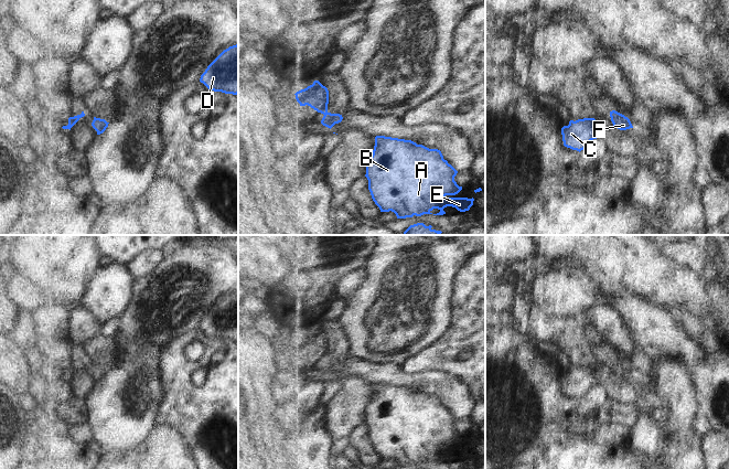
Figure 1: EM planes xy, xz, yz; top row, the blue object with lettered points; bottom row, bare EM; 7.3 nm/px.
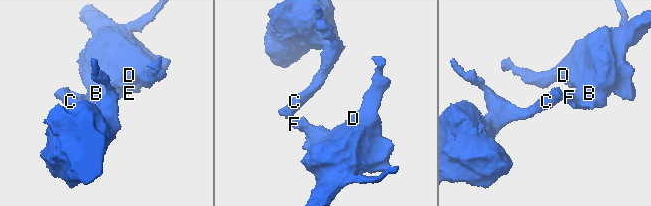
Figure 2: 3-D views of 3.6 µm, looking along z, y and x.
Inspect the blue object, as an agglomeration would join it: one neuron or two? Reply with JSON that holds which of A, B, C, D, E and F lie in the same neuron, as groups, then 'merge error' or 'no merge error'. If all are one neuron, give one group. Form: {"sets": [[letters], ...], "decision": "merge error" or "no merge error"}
{"sets": [["A", "B", "D", "E", "F"], ["C"]], "decision": "merge error"}

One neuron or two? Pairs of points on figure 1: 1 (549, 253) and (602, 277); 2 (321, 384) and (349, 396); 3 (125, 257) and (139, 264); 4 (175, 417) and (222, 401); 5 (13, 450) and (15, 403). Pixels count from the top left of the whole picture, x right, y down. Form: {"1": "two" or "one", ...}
{"1": "one", "2": "two", "3": "two", "4": "one", "5": "one"}

